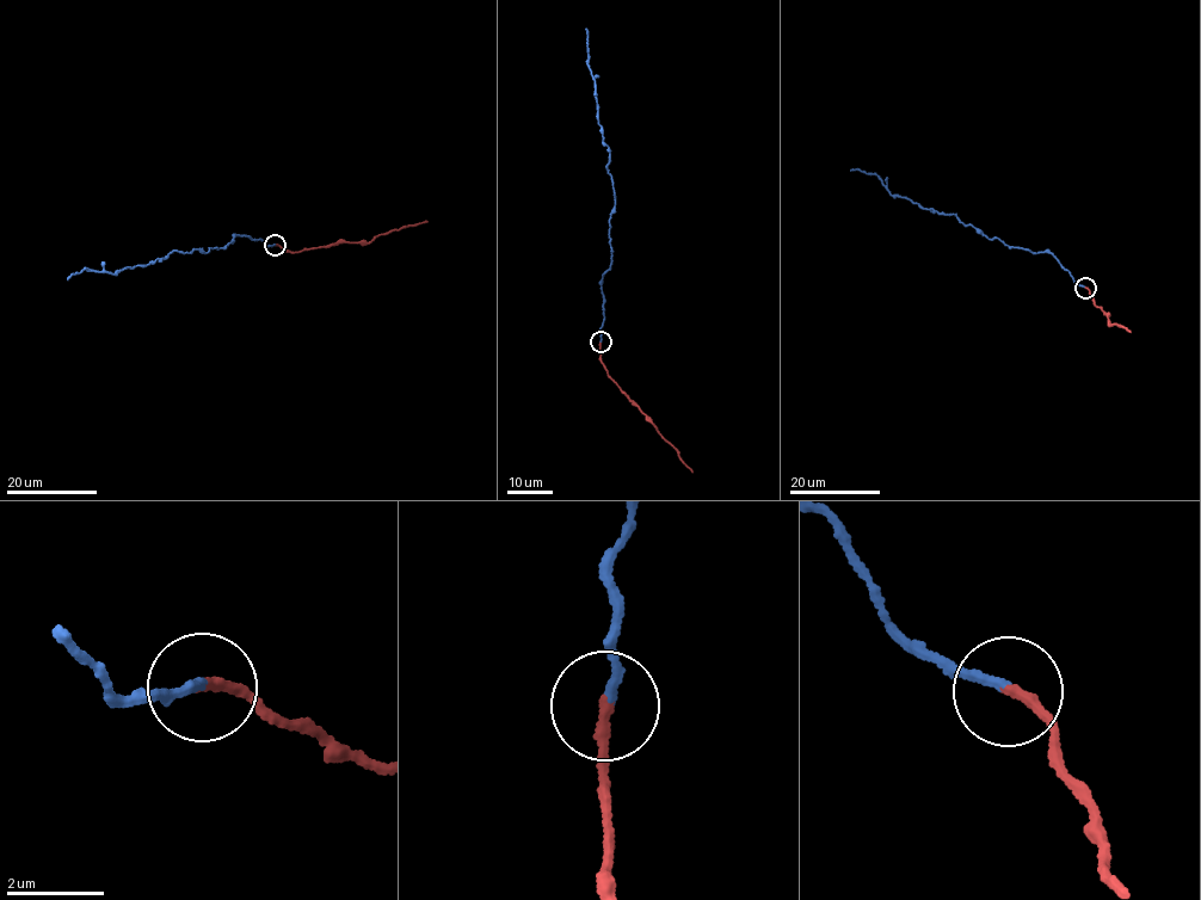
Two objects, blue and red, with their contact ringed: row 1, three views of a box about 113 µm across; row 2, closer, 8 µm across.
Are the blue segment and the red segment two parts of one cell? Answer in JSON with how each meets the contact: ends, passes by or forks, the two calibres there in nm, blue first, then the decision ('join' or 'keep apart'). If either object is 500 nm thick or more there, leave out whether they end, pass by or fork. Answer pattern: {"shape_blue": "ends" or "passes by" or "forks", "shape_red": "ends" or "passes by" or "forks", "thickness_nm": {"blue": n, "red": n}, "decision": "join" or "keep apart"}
{"shape_blue": "ends", "shape_red": "ends", "thickness_nm": {"blue": 200, "red": 240}, "decision": "keep apart"}

